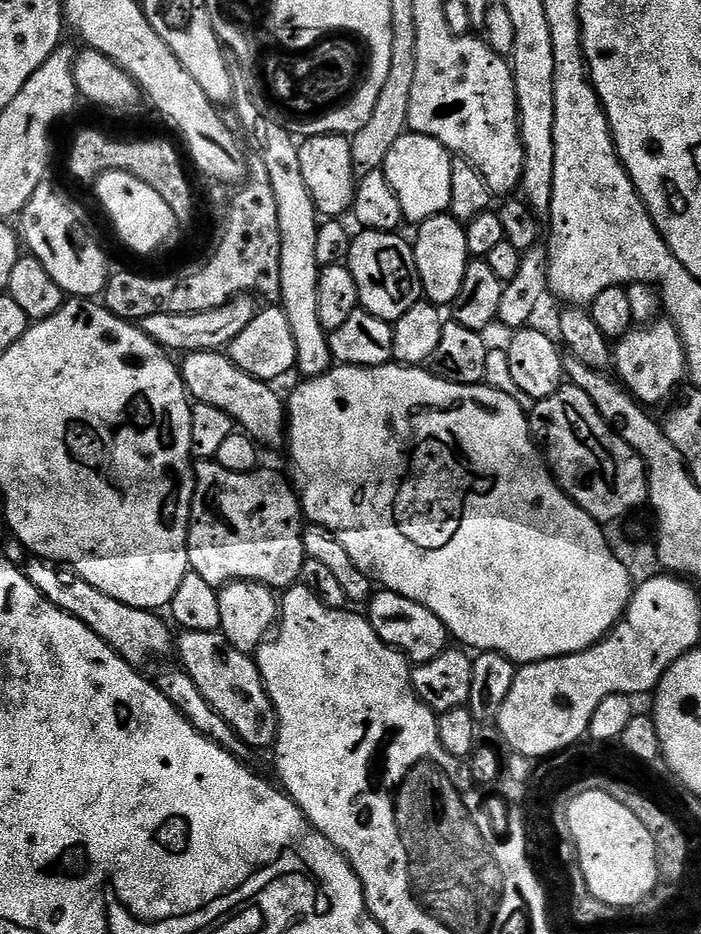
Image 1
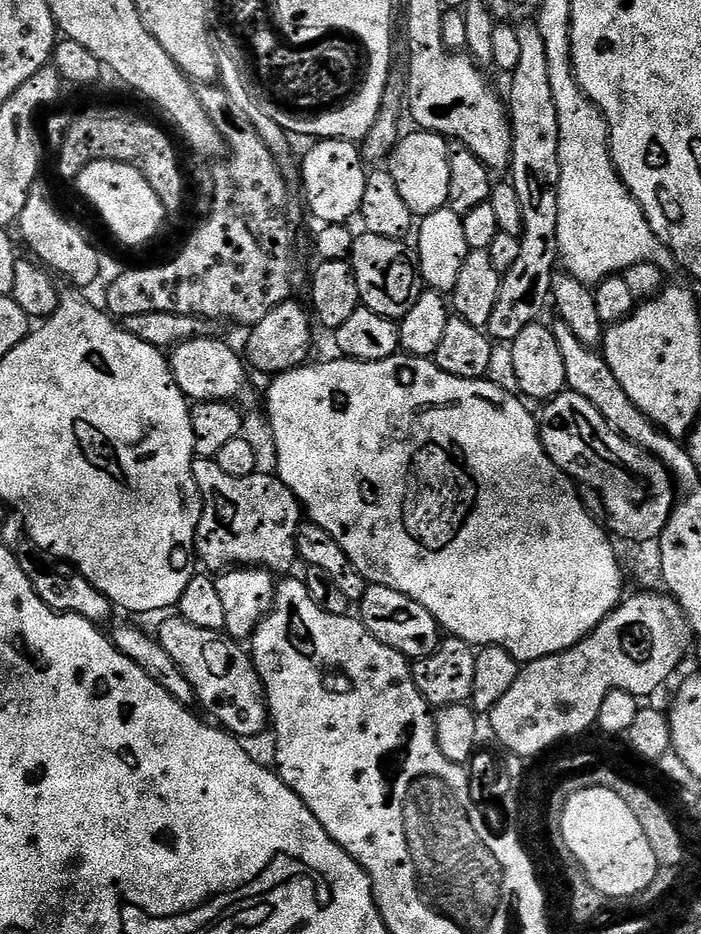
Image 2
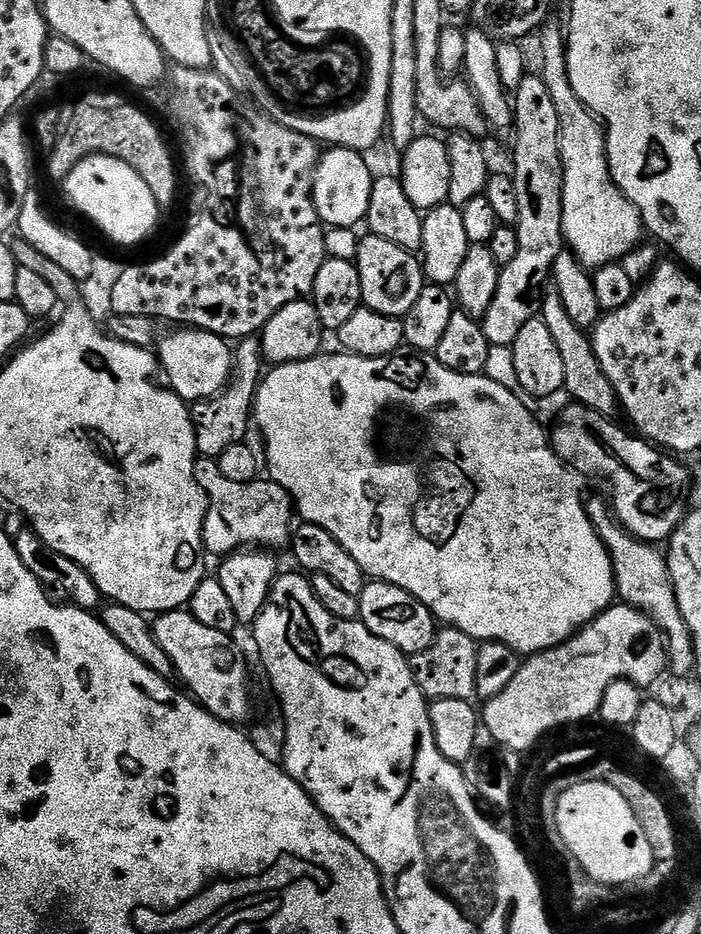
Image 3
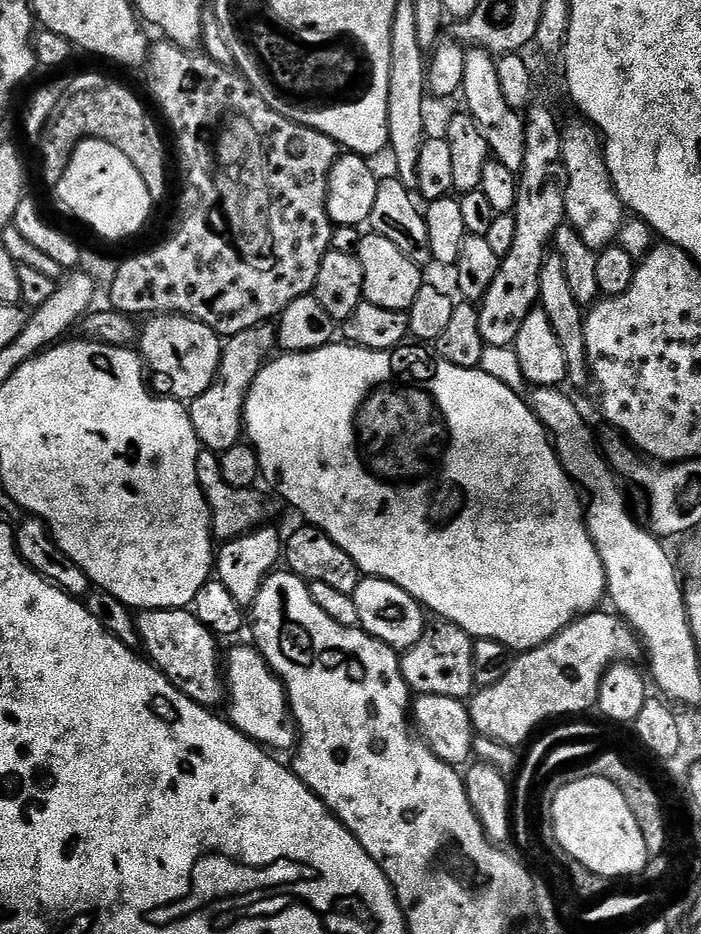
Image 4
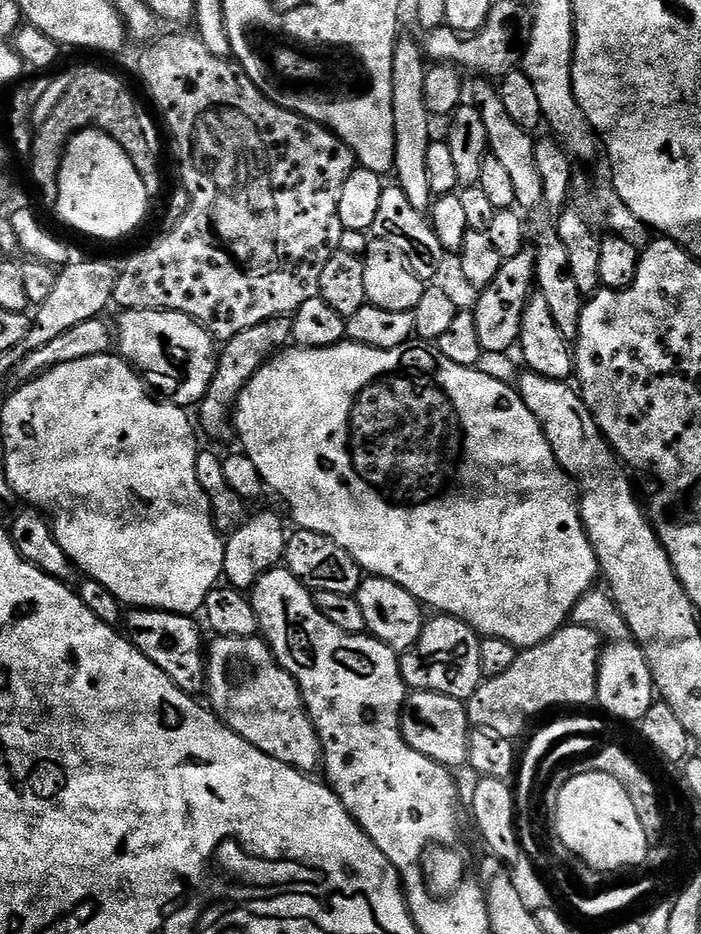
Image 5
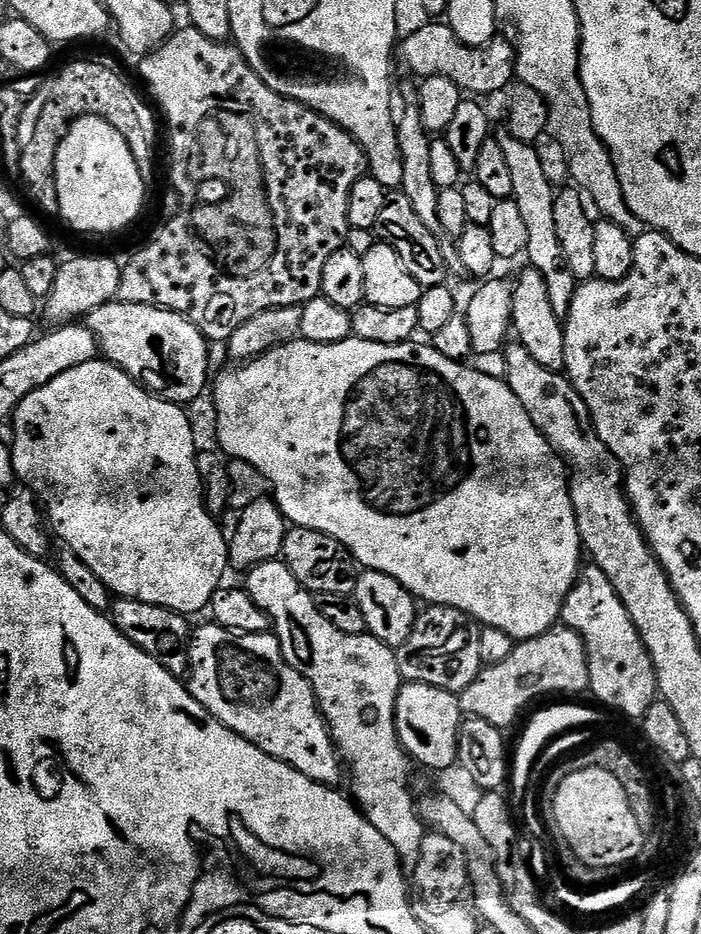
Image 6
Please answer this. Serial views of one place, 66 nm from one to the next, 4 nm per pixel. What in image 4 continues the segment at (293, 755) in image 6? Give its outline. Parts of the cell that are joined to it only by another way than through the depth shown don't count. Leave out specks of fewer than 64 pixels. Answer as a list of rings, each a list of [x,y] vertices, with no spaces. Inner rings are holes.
[[[232,648],[229,652],[227,649],[226,692],[230,704],[232,700],[230,723],[233,728],[268,750],[297,747],[298,729],[288,702],[288,691],[259,648]]]

